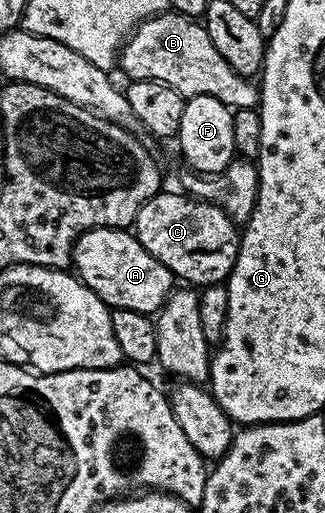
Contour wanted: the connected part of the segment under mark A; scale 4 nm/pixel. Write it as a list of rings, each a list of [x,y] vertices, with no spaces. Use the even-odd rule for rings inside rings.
[[[100,226],[82,234],[72,249],[72,266],[80,281],[112,310],[155,315],[174,289],[172,271],[142,248],[135,233],[124,228]]]

